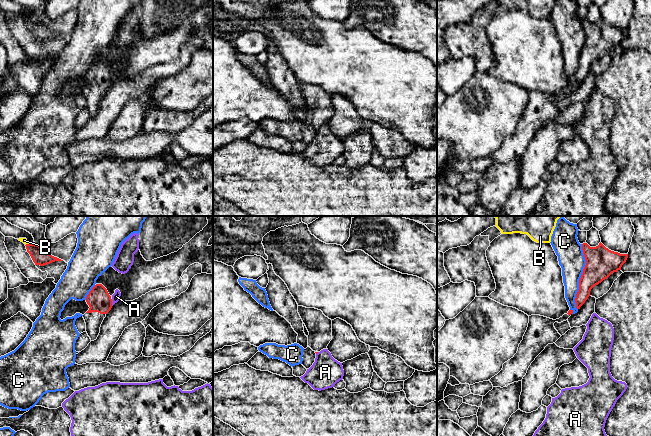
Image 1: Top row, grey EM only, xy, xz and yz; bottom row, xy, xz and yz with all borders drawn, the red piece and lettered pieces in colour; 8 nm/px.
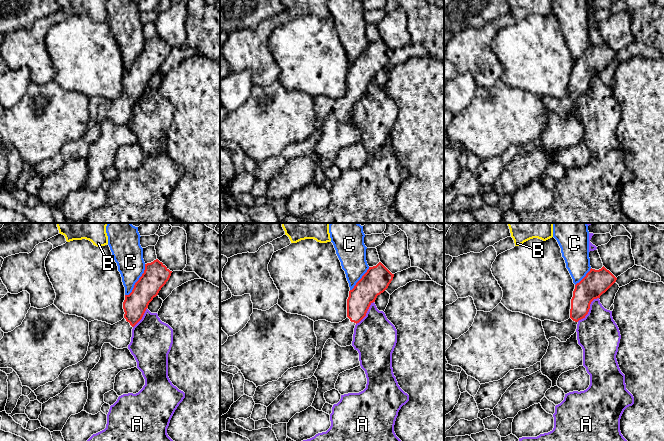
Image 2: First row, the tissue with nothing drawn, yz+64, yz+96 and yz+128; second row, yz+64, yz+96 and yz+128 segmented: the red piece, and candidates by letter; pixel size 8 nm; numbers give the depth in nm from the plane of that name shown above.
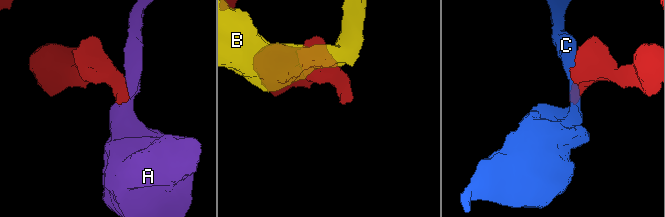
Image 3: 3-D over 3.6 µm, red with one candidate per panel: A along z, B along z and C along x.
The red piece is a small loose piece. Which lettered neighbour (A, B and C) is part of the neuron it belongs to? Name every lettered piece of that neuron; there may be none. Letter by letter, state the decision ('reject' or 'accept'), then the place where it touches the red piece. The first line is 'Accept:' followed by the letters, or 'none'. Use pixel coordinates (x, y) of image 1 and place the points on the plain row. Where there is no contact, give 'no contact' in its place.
Accept: none
A: reject; contact xy (111, 78)
B: reject; contact xy (26, 20)
C: reject; contact yz (581, 53)

